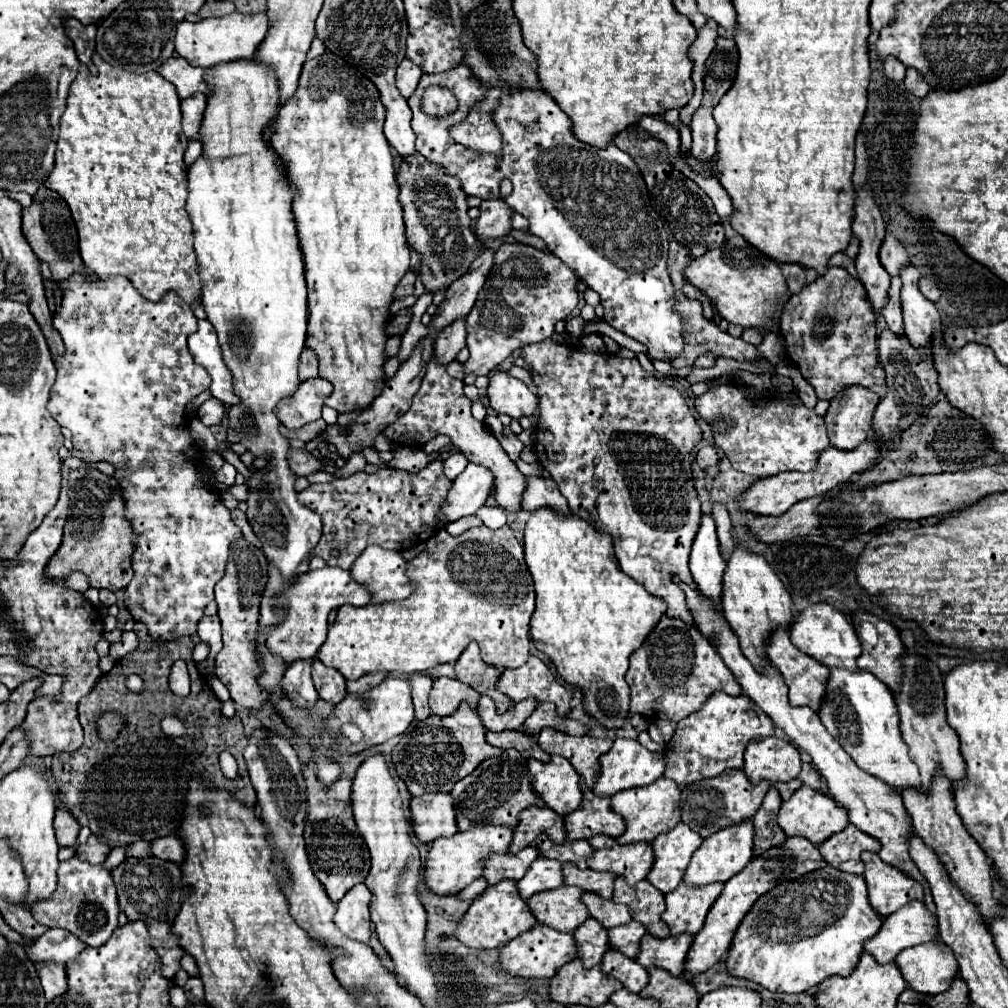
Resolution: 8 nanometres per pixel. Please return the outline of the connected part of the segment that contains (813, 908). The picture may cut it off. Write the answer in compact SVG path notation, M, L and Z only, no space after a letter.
M823 867L805 877L779 883L769 893L761 895L755 901L753 909L745 915L739 925L733 945L729 949L729 973L735 977L749 979L753 983L763 985L769 991L783 993L801 993L819 985L823 979L831 975L849 975L863 953L863 943L871 939L883 925L883 917L869 905L867 885L863 875L853 875L839 871L835 867Z

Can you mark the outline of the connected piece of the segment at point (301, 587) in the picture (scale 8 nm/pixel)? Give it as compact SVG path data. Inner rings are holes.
M269 567L269 581L261 601L261 619L259 625L275 623L277 629L269 633L267 645L273 653L285 657L285 661L295 661L297 657L313 657L317 649L323 645L327 637L327 617L333 609L341 605L363 607L373 599L371 591L357 583L351 577L351 571L339 567L323 567L317 571L307 571L297 577L297 585L293 589L281 589L281 579L277 577L277 569Z

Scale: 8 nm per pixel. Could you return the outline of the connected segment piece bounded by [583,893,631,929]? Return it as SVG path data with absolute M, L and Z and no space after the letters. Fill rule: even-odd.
M585 893L583 901L585 901L589 913L593 915L593 919L607 925L607 929L625 925L631 921L631 913L629 913L629 909L625 909L625 905L613 903L611 899L603 899L597 893Z

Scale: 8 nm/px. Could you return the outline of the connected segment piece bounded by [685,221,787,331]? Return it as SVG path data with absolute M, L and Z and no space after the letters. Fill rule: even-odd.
M723 221L723 227L725 227L723 245L695 259L685 269L685 279L697 289L705 289L707 295L715 301L715 307L721 313L721 317L725 317L729 323L741 325L745 329L751 327L765 331L765 327L771 327L775 323L779 299L787 295L787 283L785 277L781 275L781 267L777 261L749 245L731 227L729 221Z

